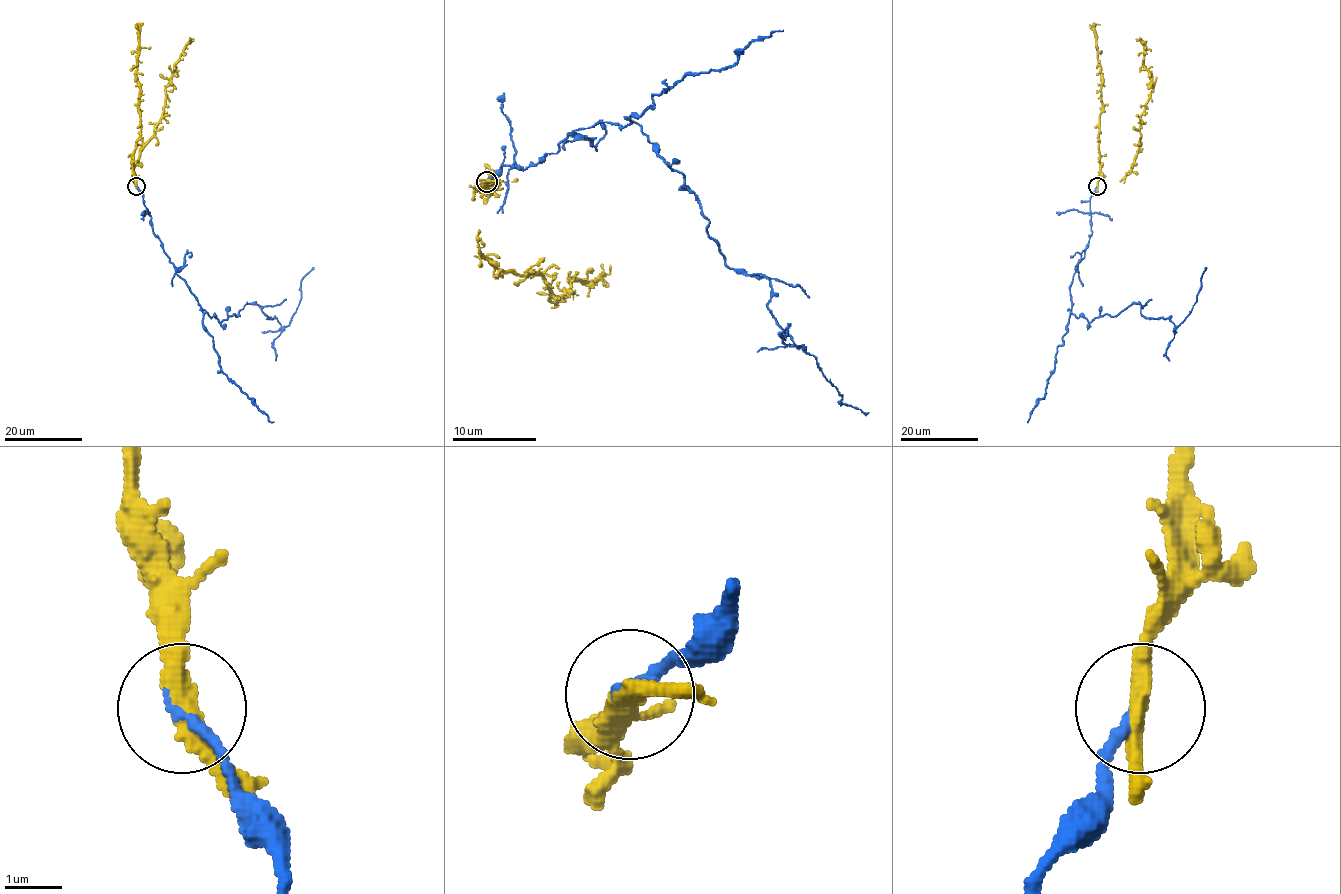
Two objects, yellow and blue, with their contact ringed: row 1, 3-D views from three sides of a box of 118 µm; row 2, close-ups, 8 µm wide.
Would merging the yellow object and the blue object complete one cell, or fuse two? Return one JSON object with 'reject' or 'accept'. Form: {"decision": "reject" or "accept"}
{"decision": "reject"}

